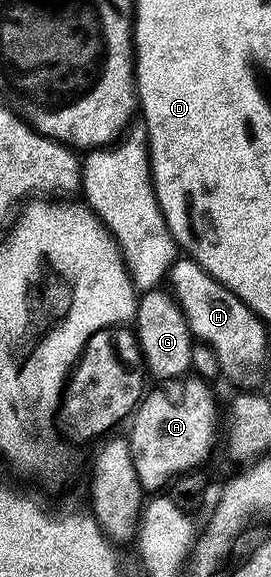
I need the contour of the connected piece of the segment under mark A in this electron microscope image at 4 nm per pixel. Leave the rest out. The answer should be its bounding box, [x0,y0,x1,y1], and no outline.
[126,375,218,491]

